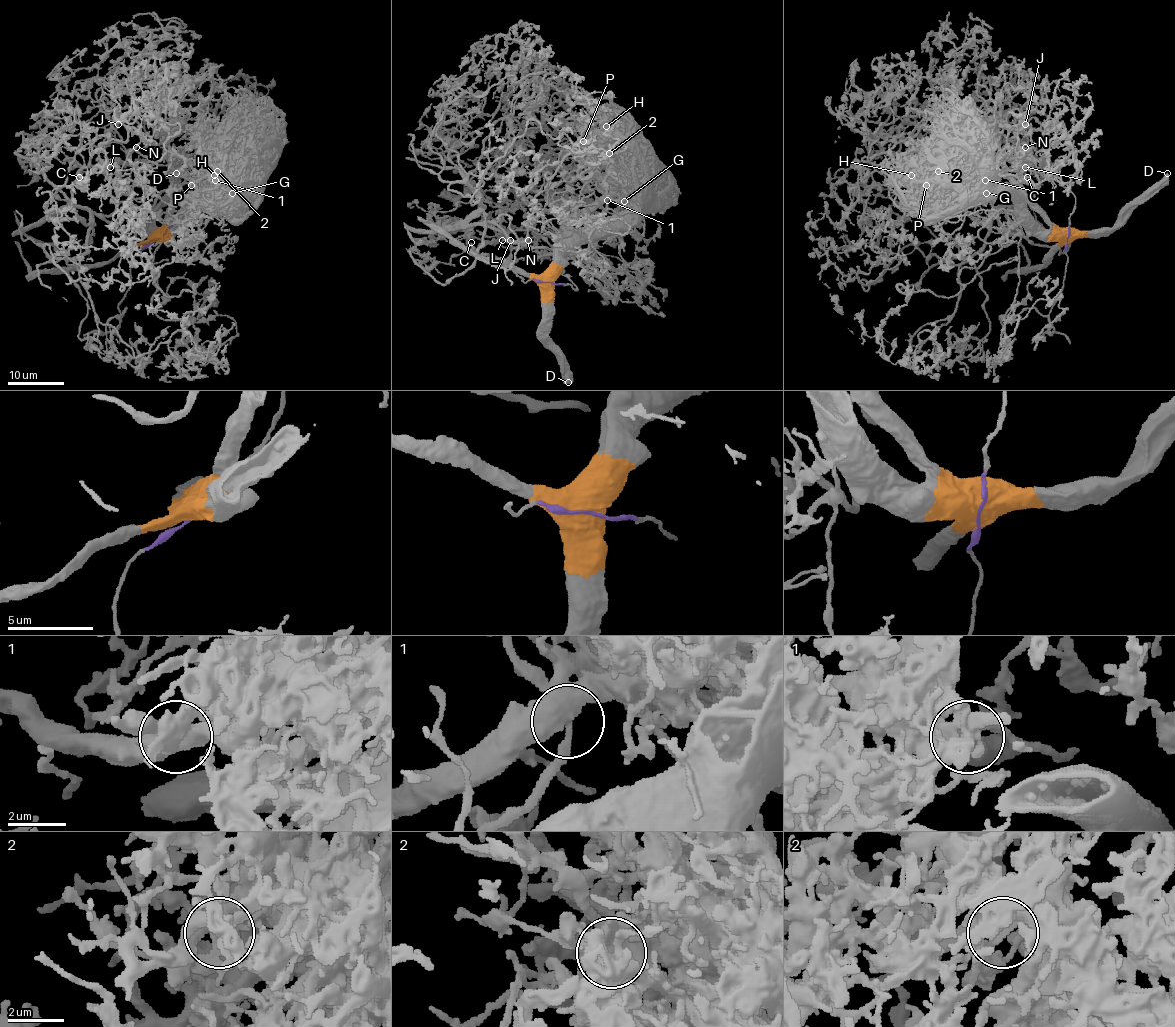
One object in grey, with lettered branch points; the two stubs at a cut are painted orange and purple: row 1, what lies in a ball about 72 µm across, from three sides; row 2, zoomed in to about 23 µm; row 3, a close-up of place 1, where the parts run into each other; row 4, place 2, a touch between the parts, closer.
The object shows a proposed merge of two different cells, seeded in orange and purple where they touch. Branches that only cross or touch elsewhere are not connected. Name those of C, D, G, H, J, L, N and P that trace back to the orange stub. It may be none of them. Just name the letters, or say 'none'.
D, G, H, P

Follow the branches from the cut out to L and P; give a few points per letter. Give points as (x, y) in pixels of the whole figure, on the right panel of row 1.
L: (1067, 238), (1075, 197), (1046, 164), (1039, 164), (1042, 166), (1044, 162), (1032, 159), (1025, 167)
P: (1067, 238), (1005, 176), (947, 190), (933, 204), (926, 198), (926, 185)

